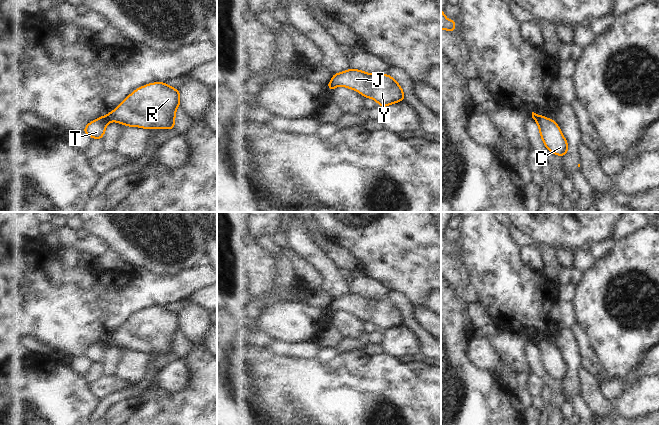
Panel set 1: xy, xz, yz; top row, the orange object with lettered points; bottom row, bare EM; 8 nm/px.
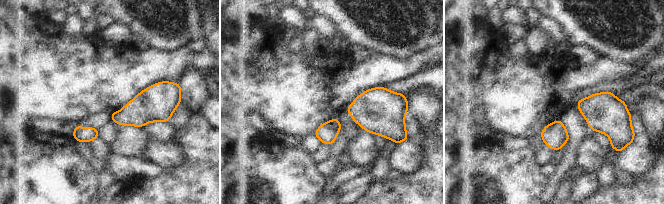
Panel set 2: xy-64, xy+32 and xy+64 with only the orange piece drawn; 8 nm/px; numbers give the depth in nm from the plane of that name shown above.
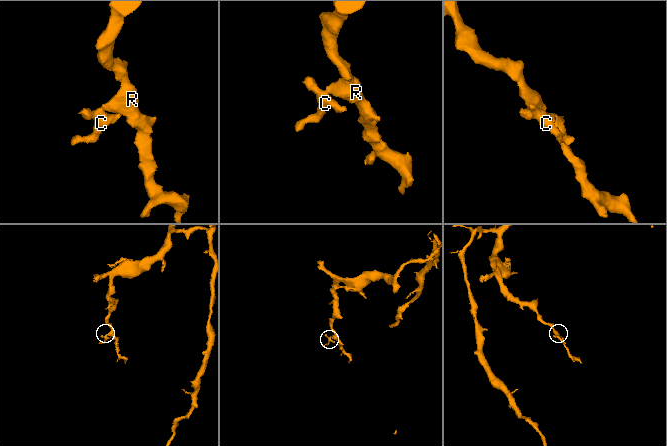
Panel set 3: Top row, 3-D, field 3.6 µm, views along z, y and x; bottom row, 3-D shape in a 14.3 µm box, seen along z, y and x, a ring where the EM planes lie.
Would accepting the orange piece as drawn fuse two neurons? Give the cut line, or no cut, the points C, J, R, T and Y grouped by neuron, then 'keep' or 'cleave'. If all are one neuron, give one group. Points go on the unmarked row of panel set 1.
xy (106, 339), (112, 344) | C T / J R Y | cleave

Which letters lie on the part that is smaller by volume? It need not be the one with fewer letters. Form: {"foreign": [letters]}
{"foreign": ["C", "T"]}

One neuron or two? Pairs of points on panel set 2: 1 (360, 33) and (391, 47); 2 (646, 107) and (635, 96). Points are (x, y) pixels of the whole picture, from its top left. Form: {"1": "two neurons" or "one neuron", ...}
{"1": "one neuron", "2": "two neurons"}

